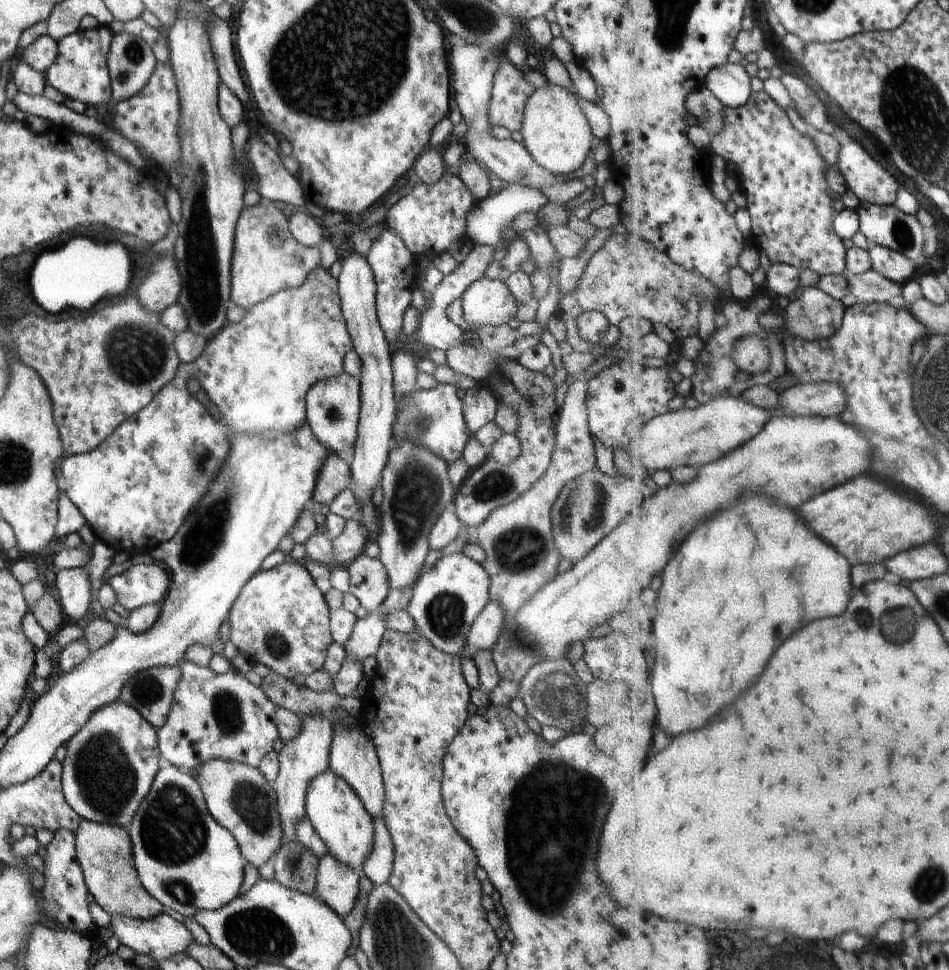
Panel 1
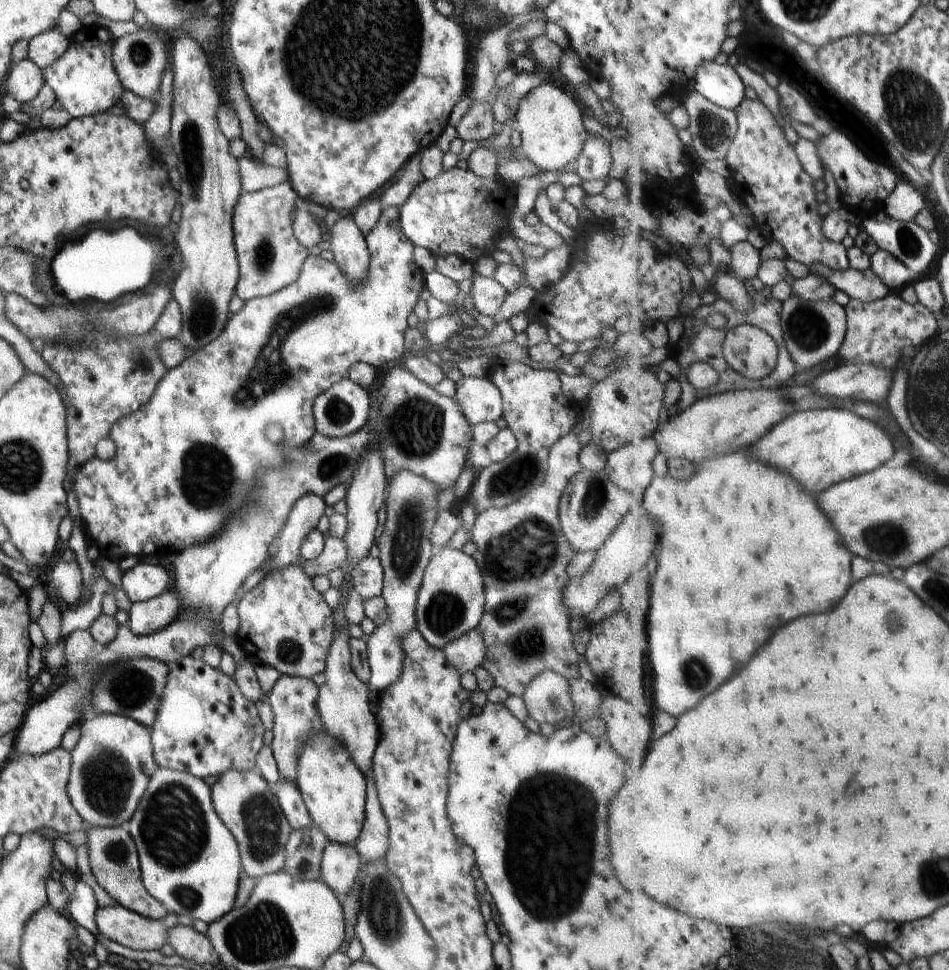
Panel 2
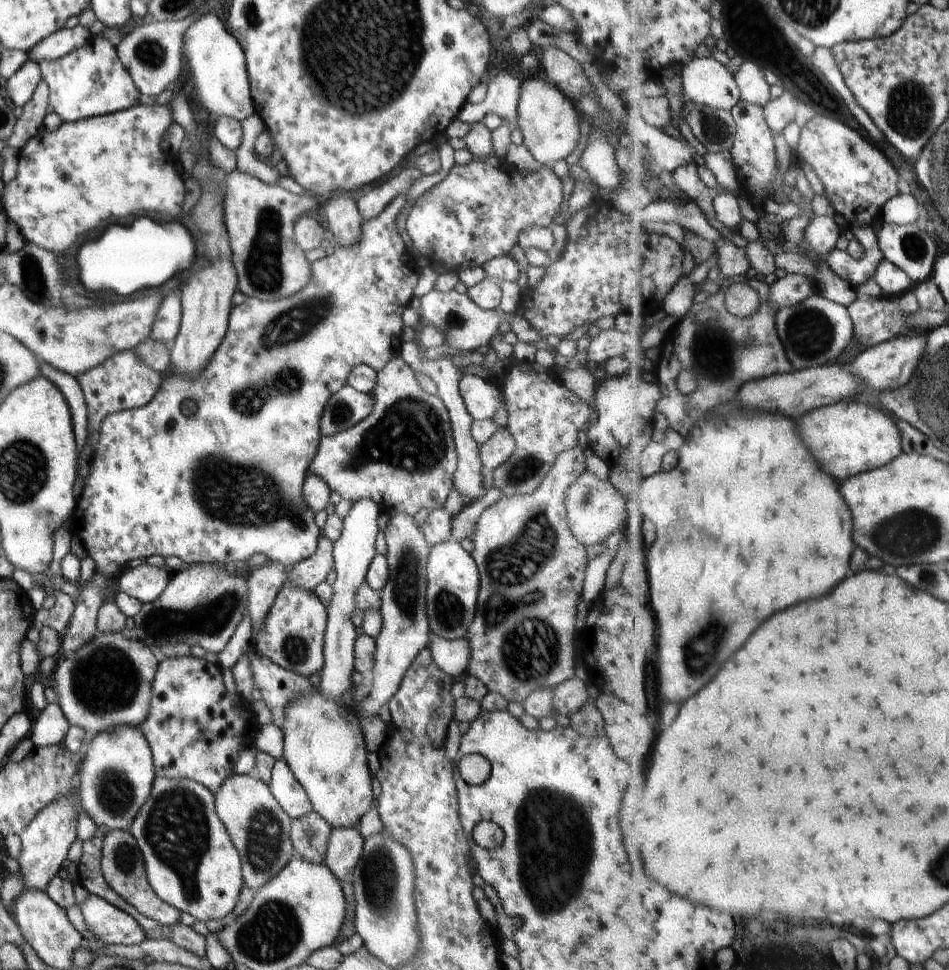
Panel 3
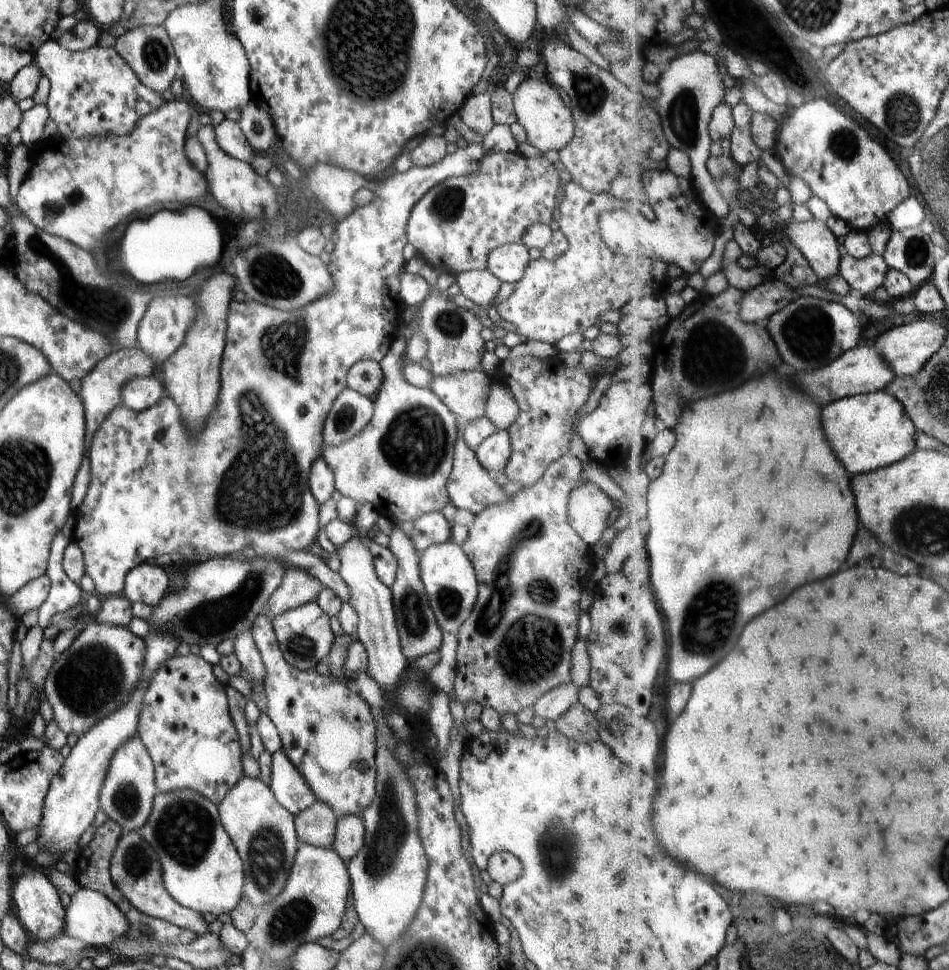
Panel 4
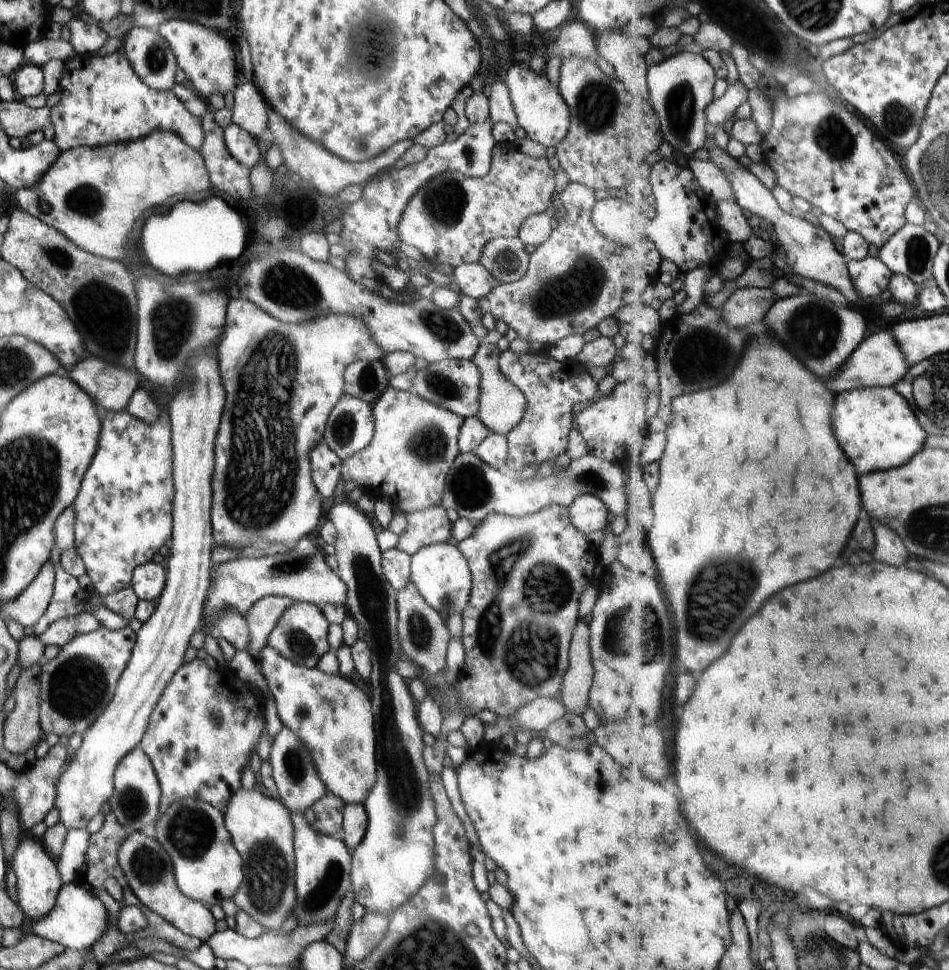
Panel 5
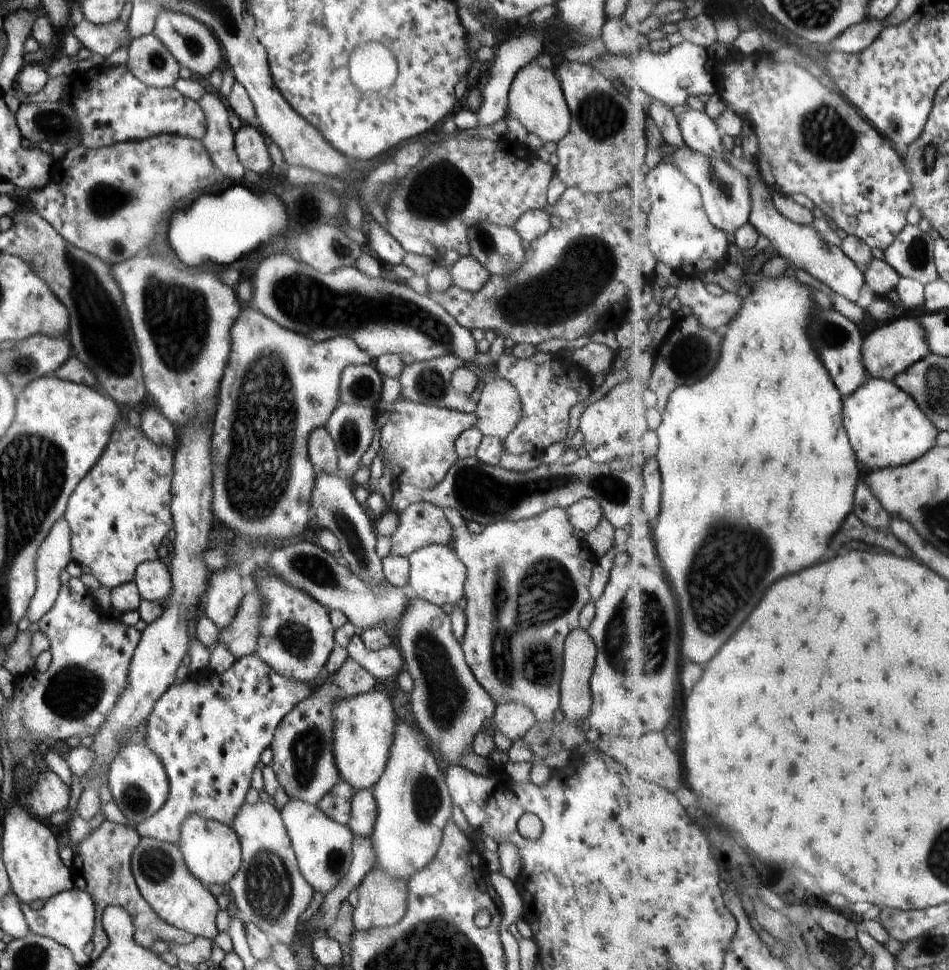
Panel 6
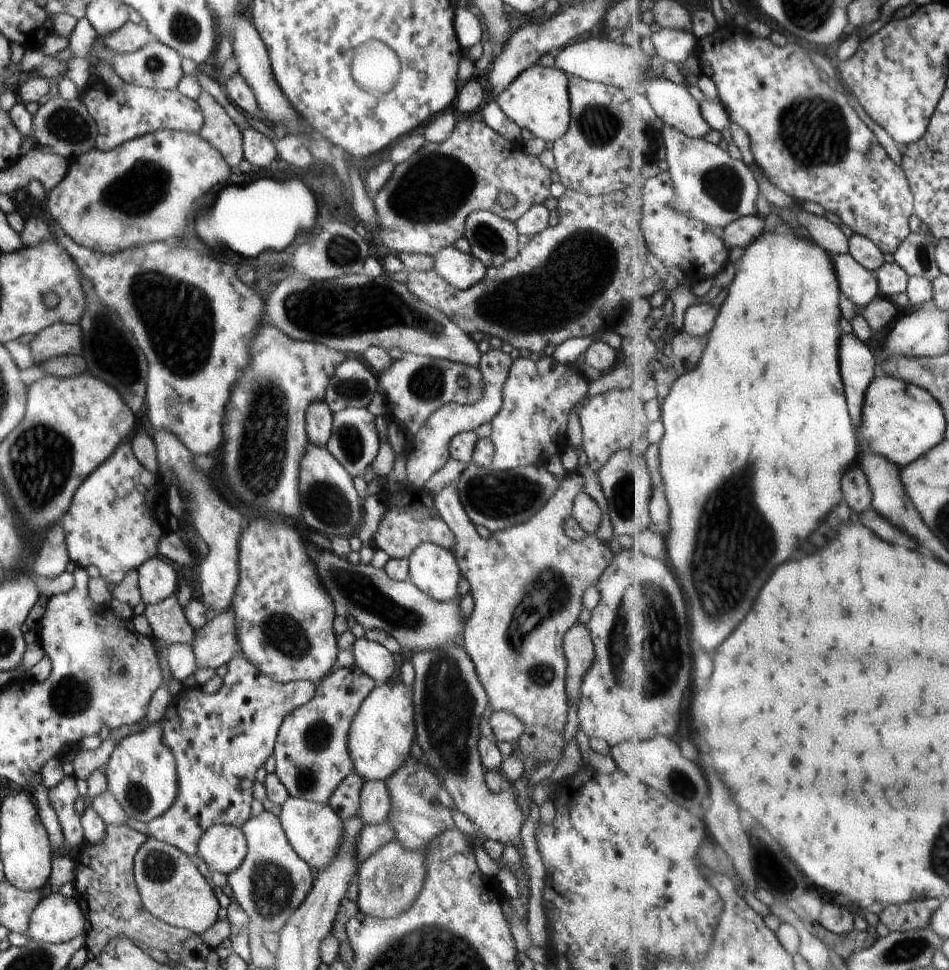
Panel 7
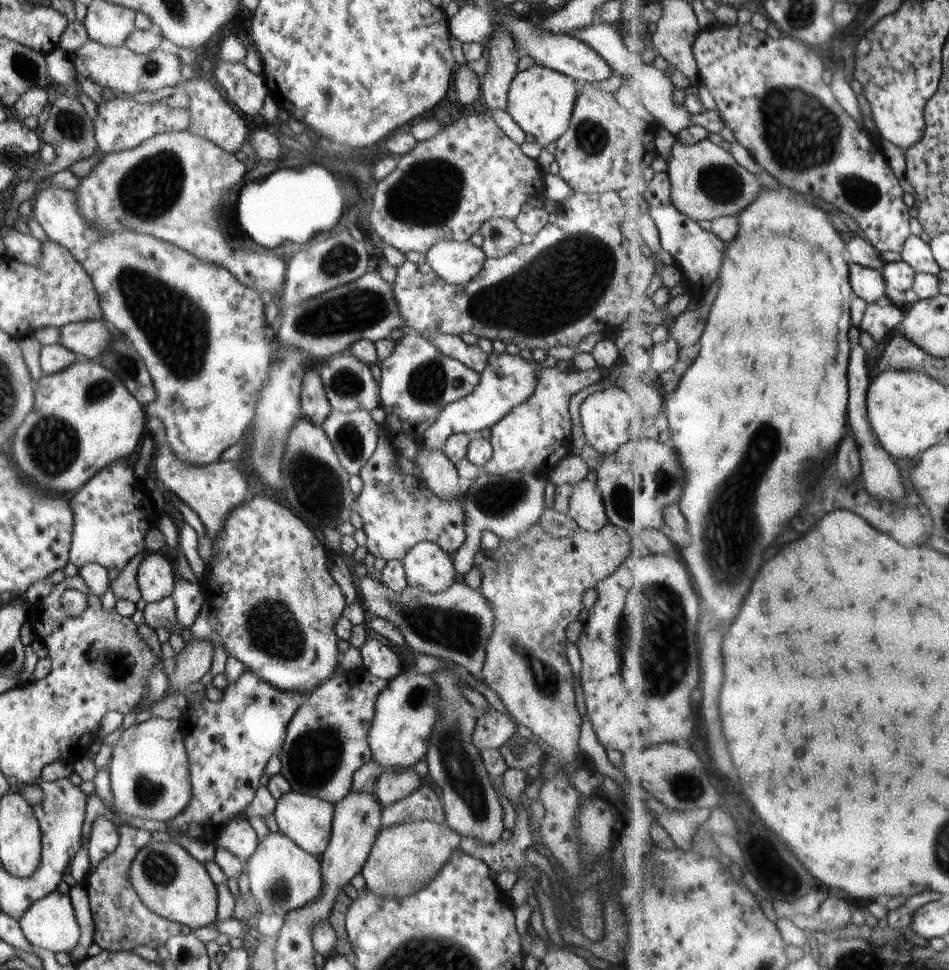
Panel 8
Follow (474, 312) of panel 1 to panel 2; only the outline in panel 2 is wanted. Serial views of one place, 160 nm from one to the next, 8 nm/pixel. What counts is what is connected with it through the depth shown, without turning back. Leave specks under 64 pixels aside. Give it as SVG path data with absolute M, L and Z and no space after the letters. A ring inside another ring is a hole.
M482 275L473 277L473 288L469 294L476 312L484 316L494 316L506 298L506 289L493 278Z

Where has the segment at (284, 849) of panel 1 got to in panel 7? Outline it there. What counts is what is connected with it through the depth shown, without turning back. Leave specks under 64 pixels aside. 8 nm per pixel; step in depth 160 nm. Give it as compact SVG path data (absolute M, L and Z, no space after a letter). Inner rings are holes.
M352 771L332 791L327 805L336 811L341 819L349 819L359 814L360 789L365 783L363 778Z

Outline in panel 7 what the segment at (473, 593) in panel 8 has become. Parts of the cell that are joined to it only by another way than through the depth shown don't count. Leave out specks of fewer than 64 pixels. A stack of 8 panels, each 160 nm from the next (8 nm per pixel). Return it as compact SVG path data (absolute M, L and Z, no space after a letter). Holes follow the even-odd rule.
M313 550L310 558L321 585L333 600L336 615L350 614L364 630L380 629L388 632L406 653L449 647L454 643L461 645L467 619L459 609L458 600L440 603L424 594L410 580L392 580L384 569L352 564L332 551Z

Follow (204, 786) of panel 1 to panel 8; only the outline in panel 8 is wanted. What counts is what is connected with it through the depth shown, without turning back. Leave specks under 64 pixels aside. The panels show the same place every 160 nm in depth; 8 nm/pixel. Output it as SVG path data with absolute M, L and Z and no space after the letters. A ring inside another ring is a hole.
M280 830L269 831L260 842L257 841L254 854L243 866L248 876L249 891L258 904L258 916L264 913L284 917L287 912L317 901L323 893L320 858L302 850Z

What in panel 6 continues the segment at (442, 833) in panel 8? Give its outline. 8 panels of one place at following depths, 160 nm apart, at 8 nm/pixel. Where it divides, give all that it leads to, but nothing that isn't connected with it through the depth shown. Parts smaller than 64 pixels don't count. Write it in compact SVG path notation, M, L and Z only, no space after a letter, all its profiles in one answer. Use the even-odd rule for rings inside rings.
M370 870L359 884L358 904L353 912L353 923L356 931L367 931L371 928L384 928L400 922L408 908L408 884L389 877L384 871Z

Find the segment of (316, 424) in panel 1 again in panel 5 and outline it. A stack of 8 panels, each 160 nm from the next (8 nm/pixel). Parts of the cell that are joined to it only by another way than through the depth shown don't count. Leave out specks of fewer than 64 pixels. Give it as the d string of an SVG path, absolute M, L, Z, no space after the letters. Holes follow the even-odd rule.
M344 393L329 414L322 442L343 461L365 449L374 436L373 407Z

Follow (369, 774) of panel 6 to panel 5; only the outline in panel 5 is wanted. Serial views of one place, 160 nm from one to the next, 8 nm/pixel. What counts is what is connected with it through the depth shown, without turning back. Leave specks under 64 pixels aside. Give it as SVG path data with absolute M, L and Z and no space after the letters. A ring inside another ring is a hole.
M268 645L261 650L258 662L269 696L274 698L276 716L305 745L324 786L346 805L363 803L377 781L376 735L369 697L344 675L297 665Z

